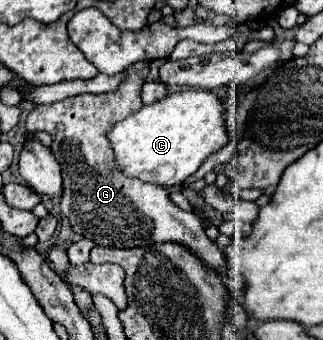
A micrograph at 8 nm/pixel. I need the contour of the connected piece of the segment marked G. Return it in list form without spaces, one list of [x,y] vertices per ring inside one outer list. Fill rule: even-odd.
[[[139,62],[127,68],[129,76],[119,90],[109,94],[79,94],[53,104],[39,104],[27,116],[27,130],[45,130],[53,136],[51,152],[61,166],[63,198],[61,212],[71,222],[75,234],[91,238],[97,246],[137,248],[159,242],[175,242],[193,252],[203,264],[239,296],[245,286],[237,286],[229,276],[229,258],[203,228],[197,214],[177,208],[165,188],[133,180],[113,168],[113,148],[109,148],[109,128],[137,112],[143,104],[139,98],[141,84],[149,74],[149,64]]]

